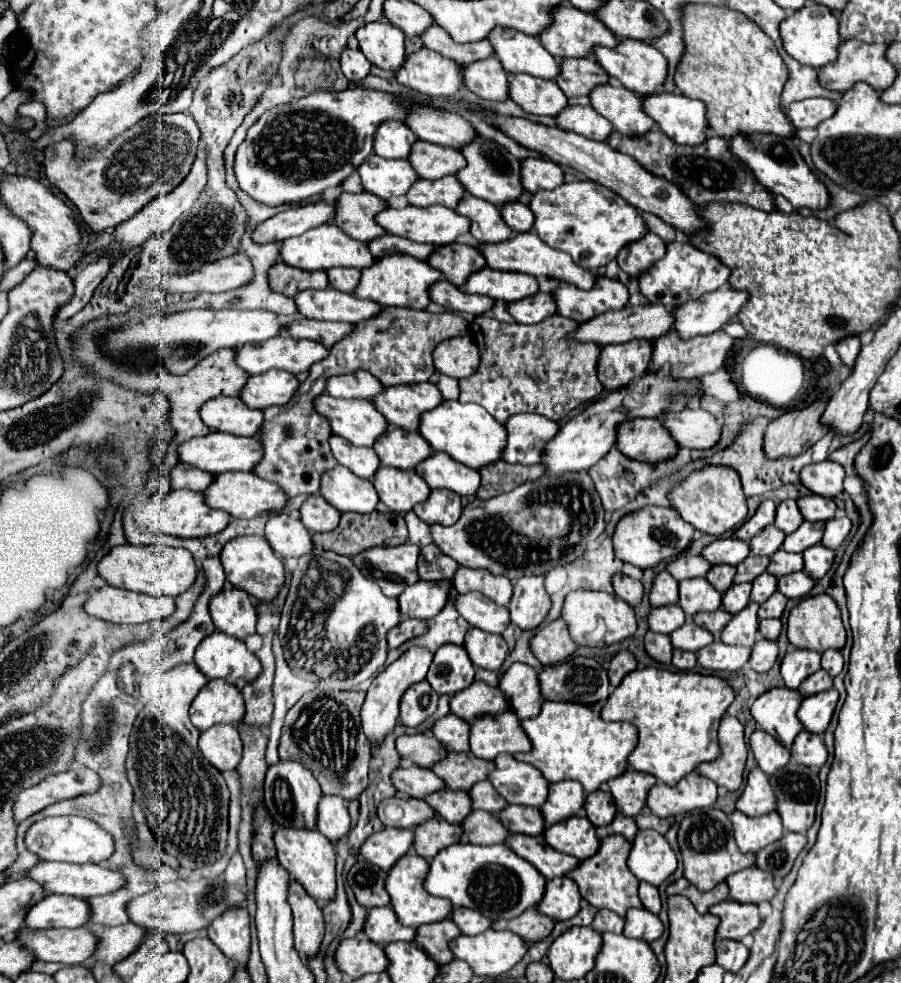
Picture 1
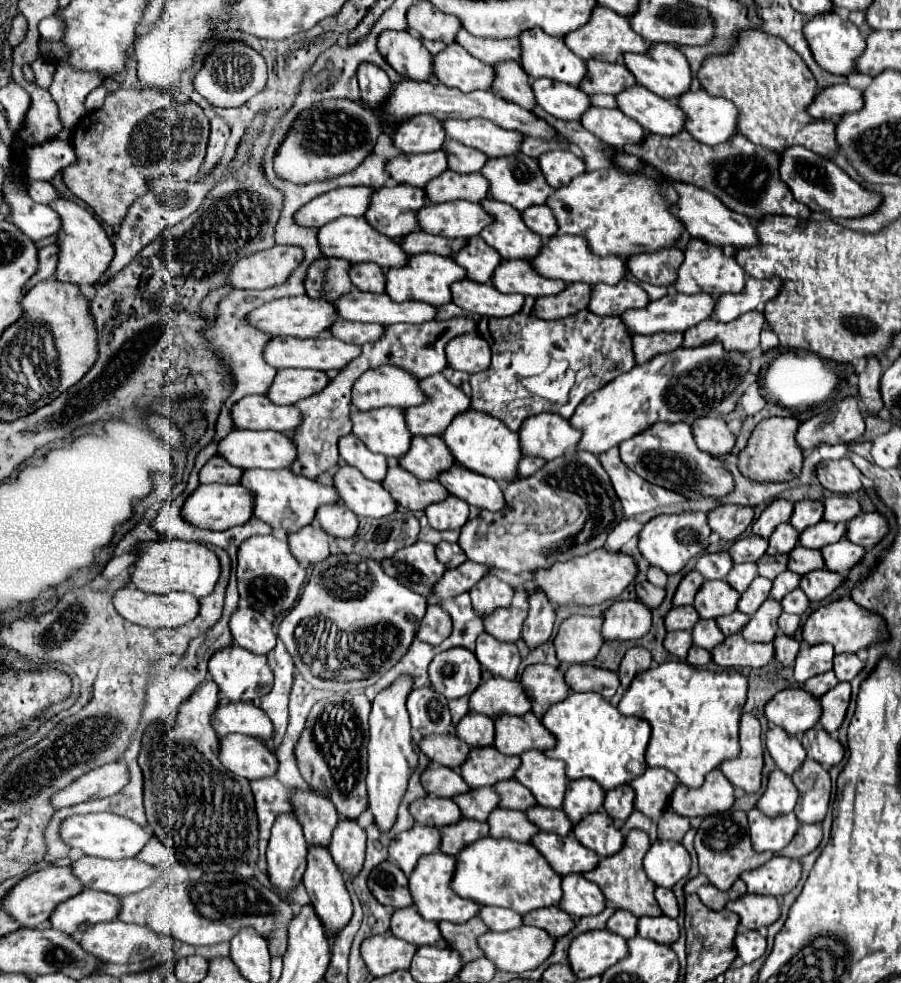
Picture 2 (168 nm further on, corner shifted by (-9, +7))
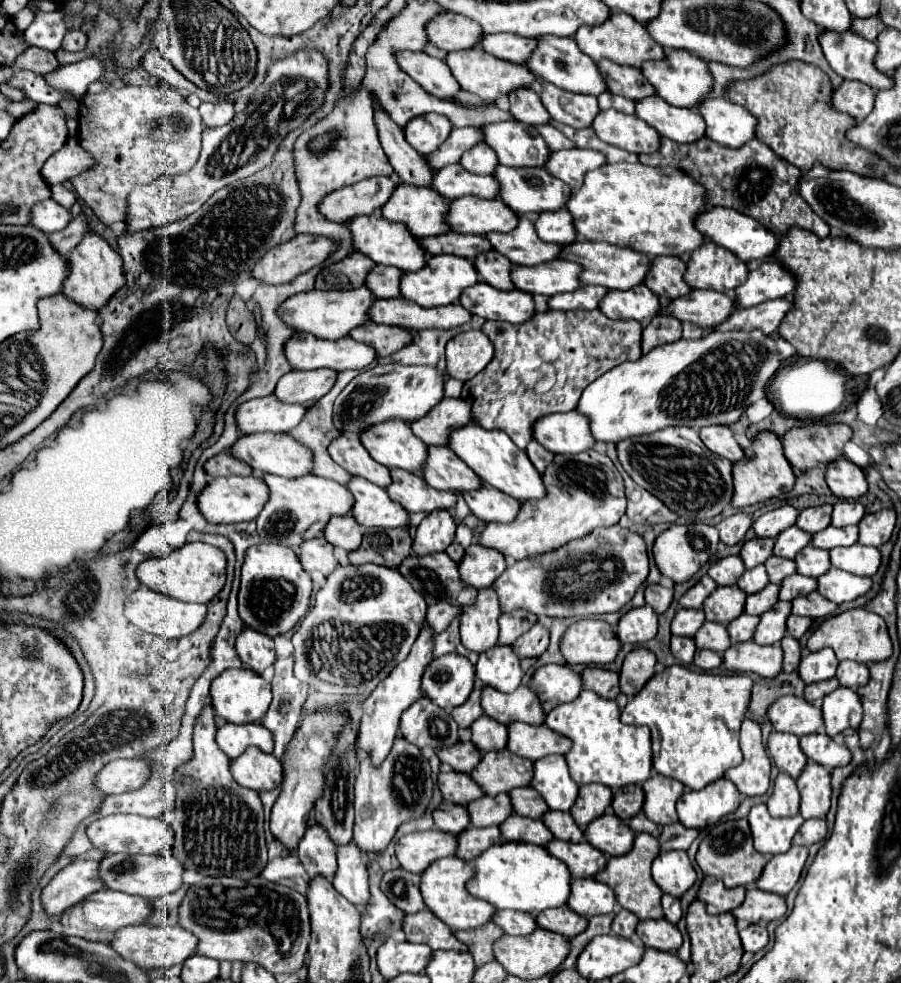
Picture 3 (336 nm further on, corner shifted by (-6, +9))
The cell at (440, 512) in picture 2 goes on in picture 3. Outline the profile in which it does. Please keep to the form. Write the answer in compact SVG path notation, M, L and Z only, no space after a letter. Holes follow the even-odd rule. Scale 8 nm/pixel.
M432 511L424 521L418 525L414 543L412 543L412 553L418 557L446 551L446 547L452 543L456 533L456 523L450 517L448 511Z

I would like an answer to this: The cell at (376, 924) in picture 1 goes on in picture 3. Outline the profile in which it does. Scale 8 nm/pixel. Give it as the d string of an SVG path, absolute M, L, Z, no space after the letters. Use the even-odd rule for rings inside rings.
M428 909L414 915L406 915L404 933L410 943L424 943L424 945L430 945L434 951L436 949L460 951L460 953L468 951L468 947L454 937L452 929Z

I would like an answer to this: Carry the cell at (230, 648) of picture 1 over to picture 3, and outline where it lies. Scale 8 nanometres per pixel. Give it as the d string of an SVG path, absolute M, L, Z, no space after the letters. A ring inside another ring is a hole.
M244 667L238 671L224 671L218 679L214 679L210 695L212 695L212 705L216 715L232 725L260 723L272 701L270 683L266 683L260 675L254 675L254 671Z

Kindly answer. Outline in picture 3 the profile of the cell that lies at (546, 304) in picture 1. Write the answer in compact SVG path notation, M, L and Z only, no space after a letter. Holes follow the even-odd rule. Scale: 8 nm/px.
M584 285L578 291L572 293L560 293L550 297L550 309L596 309L600 299L608 293L606 287L594 287L594 285Z

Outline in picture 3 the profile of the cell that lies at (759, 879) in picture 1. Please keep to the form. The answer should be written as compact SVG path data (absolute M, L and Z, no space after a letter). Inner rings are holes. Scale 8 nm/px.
M796 845L782 855L774 855L766 863L760 879L756 881L756 887L762 891L778 893L778 895L788 895L790 889L800 879L806 857L808 857L808 849L796 847Z

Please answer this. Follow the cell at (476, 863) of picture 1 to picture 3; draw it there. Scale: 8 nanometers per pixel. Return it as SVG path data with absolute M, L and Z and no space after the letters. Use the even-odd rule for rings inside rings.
M500 843L474 859L476 877L468 883L468 891L492 903L496 909L516 909L538 915L544 909L564 907L570 897L572 875L566 863L552 857L544 847L532 843Z

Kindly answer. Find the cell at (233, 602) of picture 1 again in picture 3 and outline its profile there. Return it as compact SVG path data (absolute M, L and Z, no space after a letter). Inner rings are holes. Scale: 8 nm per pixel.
M244 629L236 639L236 651L242 663L258 675L276 661L274 641L266 639L266 635L258 635L258 631Z

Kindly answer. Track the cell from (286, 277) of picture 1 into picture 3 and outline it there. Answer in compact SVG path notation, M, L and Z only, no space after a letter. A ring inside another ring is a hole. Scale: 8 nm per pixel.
M352 253L346 259L324 267L316 279L316 289L354 289L362 287L374 261L362 253Z

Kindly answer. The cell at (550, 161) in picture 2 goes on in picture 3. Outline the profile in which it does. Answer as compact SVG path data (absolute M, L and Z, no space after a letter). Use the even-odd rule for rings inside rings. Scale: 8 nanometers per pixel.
M574 147L574 149L564 149L564 151L552 153L546 163L546 169L550 171L550 175L558 177L572 189L580 189L584 183L586 171L602 167L604 163L606 163L604 153L594 151L594 149Z

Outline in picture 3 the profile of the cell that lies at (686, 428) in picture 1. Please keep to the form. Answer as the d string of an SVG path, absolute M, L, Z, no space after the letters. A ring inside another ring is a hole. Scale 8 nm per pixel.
M710 425L700 431L702 443L716 455L730 459L732 463L744 459L744 449L736 443L734 433L722 425Z

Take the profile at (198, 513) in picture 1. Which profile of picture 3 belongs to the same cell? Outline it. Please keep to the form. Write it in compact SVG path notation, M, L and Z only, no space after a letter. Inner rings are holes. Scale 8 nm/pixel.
M250 475L250 477L216 477L198 495L198 507L210 523L240 523L240 521L256 519L258 513L262 511L262 507L266 505L268 497L270 497L268 485L258 475Z

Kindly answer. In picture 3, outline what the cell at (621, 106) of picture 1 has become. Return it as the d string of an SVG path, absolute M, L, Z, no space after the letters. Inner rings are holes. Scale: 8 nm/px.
M658 95L638 101L636 115L654 127L662 137L678 143L694 143L706 135L706 123L696 109L690 111L668 105Z

